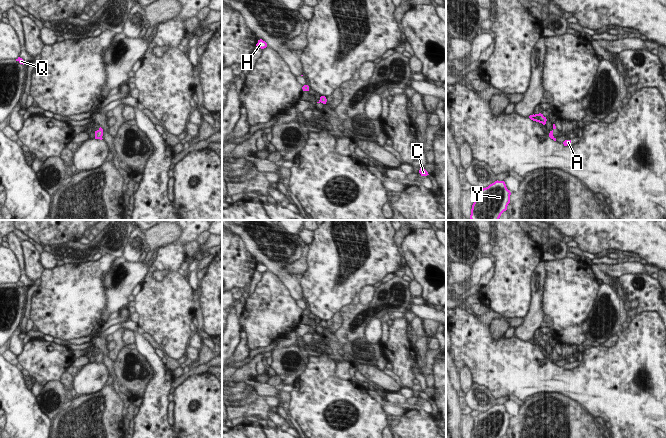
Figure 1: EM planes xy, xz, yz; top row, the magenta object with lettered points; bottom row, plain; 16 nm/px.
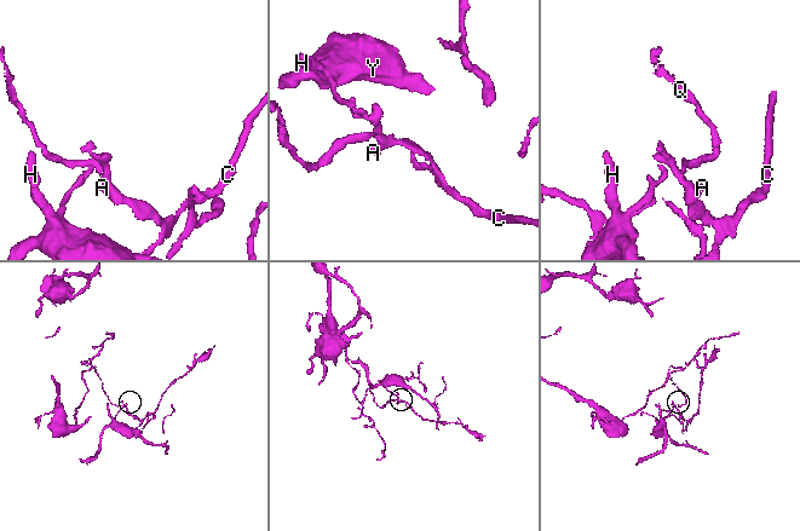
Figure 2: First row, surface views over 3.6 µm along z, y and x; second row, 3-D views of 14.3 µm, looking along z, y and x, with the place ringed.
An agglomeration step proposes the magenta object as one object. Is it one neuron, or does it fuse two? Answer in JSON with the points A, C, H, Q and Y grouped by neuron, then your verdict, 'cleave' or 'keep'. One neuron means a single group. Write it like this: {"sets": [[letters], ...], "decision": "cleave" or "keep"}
{"sets": [["A", "C", "H", "Y"], ["Q"]], "decision": "cleave"}

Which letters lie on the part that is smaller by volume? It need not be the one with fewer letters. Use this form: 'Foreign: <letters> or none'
Foreign: A, C, H, Y

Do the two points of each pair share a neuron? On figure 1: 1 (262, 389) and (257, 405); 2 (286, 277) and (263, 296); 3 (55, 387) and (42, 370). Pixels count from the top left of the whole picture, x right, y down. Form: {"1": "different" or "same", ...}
{"1": "different", "2": "different", "3": "different"}

